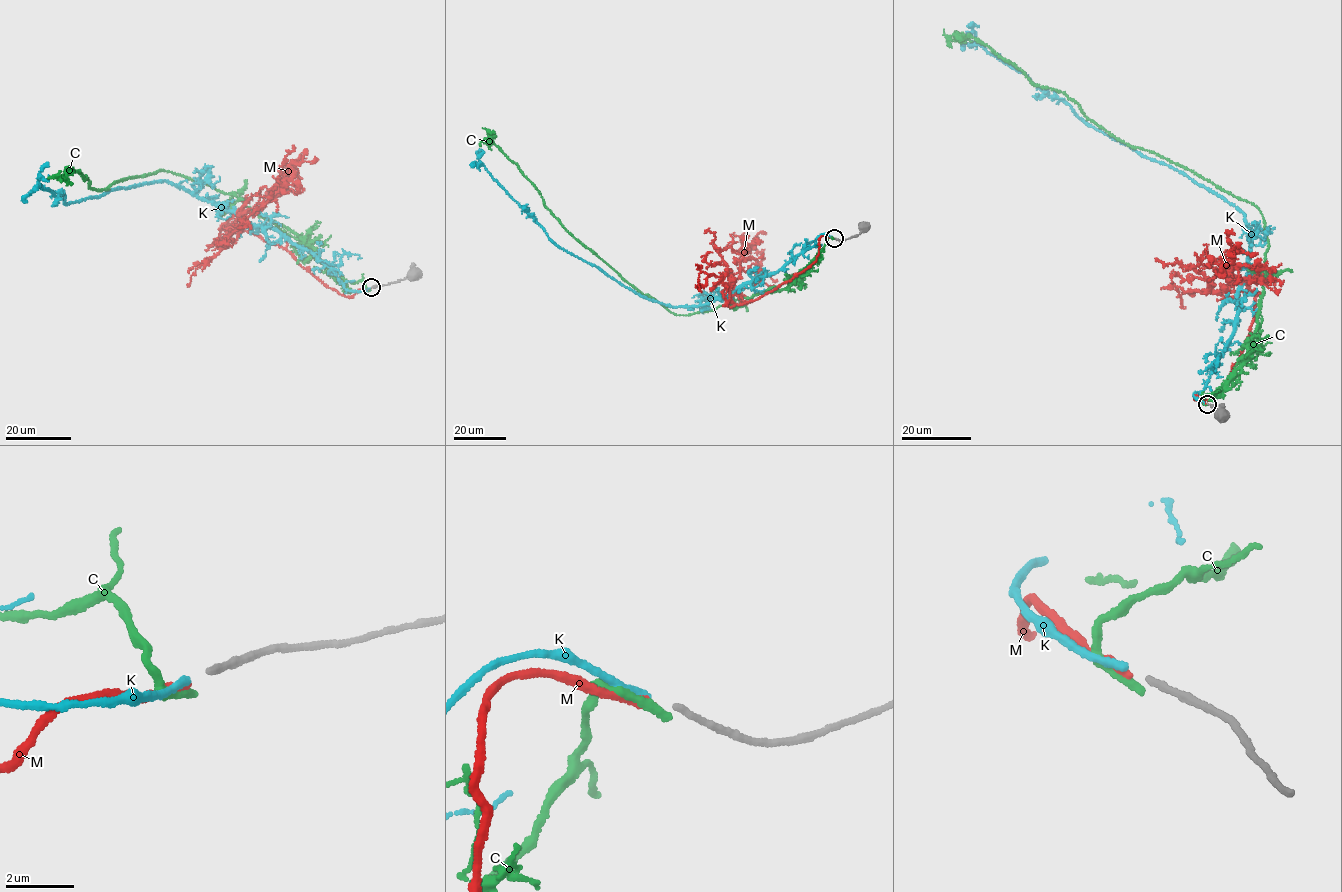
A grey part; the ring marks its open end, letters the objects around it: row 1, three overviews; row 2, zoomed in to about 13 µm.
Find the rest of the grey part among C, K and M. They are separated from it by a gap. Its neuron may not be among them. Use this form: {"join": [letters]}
{"join": ["K"]}

